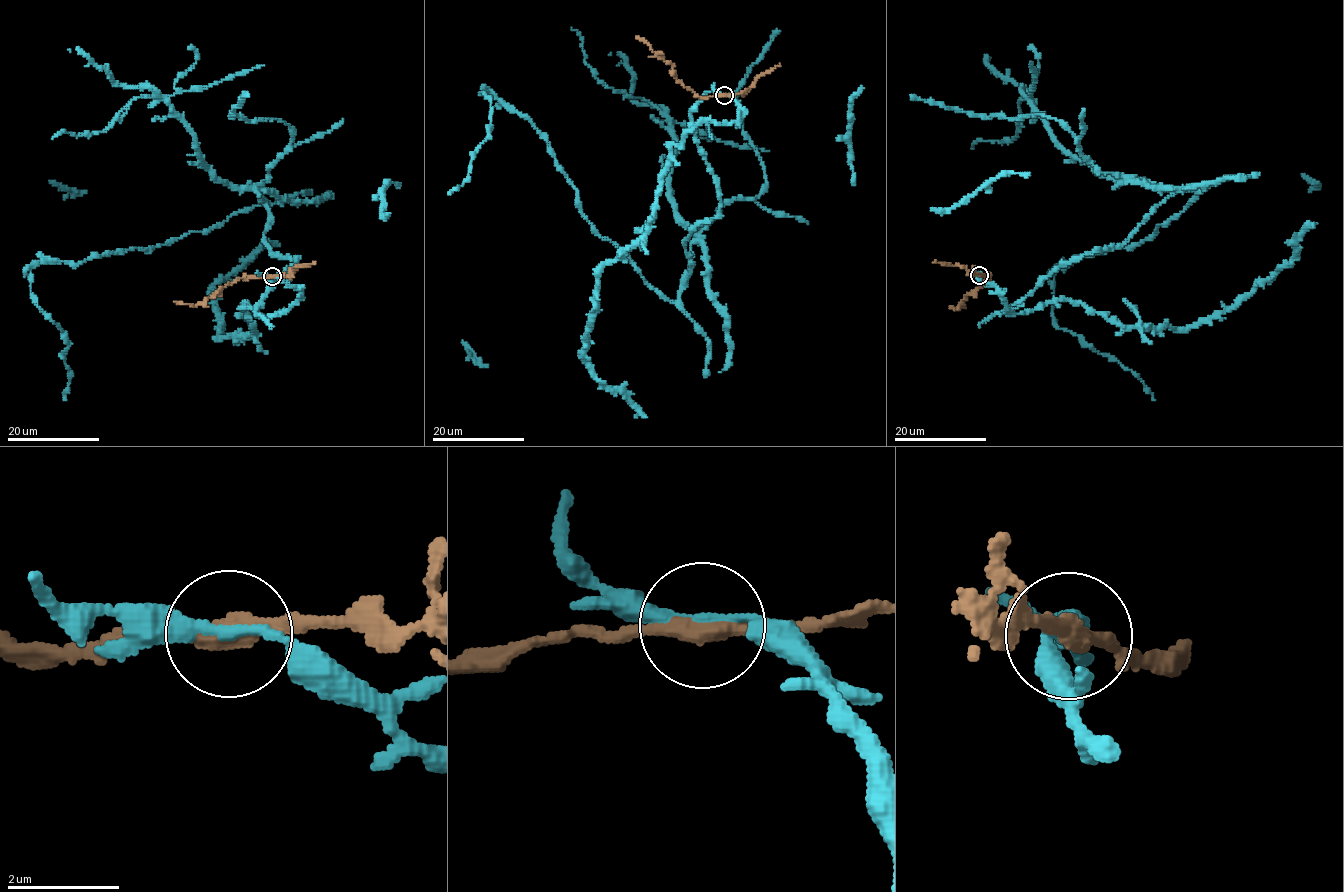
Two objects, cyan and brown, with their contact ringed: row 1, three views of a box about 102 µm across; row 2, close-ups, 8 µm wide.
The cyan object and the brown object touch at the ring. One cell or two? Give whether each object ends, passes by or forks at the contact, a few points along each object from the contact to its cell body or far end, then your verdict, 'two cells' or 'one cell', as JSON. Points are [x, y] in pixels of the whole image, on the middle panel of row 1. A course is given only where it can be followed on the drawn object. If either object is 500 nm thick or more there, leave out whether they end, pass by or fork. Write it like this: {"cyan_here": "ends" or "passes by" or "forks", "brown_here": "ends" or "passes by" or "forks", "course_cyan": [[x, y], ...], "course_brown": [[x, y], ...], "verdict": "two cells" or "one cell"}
{"cyan_here": "passes by", "brown_here": "passes by", "course_cyan": [[724, 94], [740, 119], [689, 130], [720, 204], [685, 241], [674, 302], [487, 93], [487, 139], [449, 193]], "course_brown": [[724, 94], [697, 97], [677, 80], [673, 66], [637, 35]], "verdict": "two cells"}

